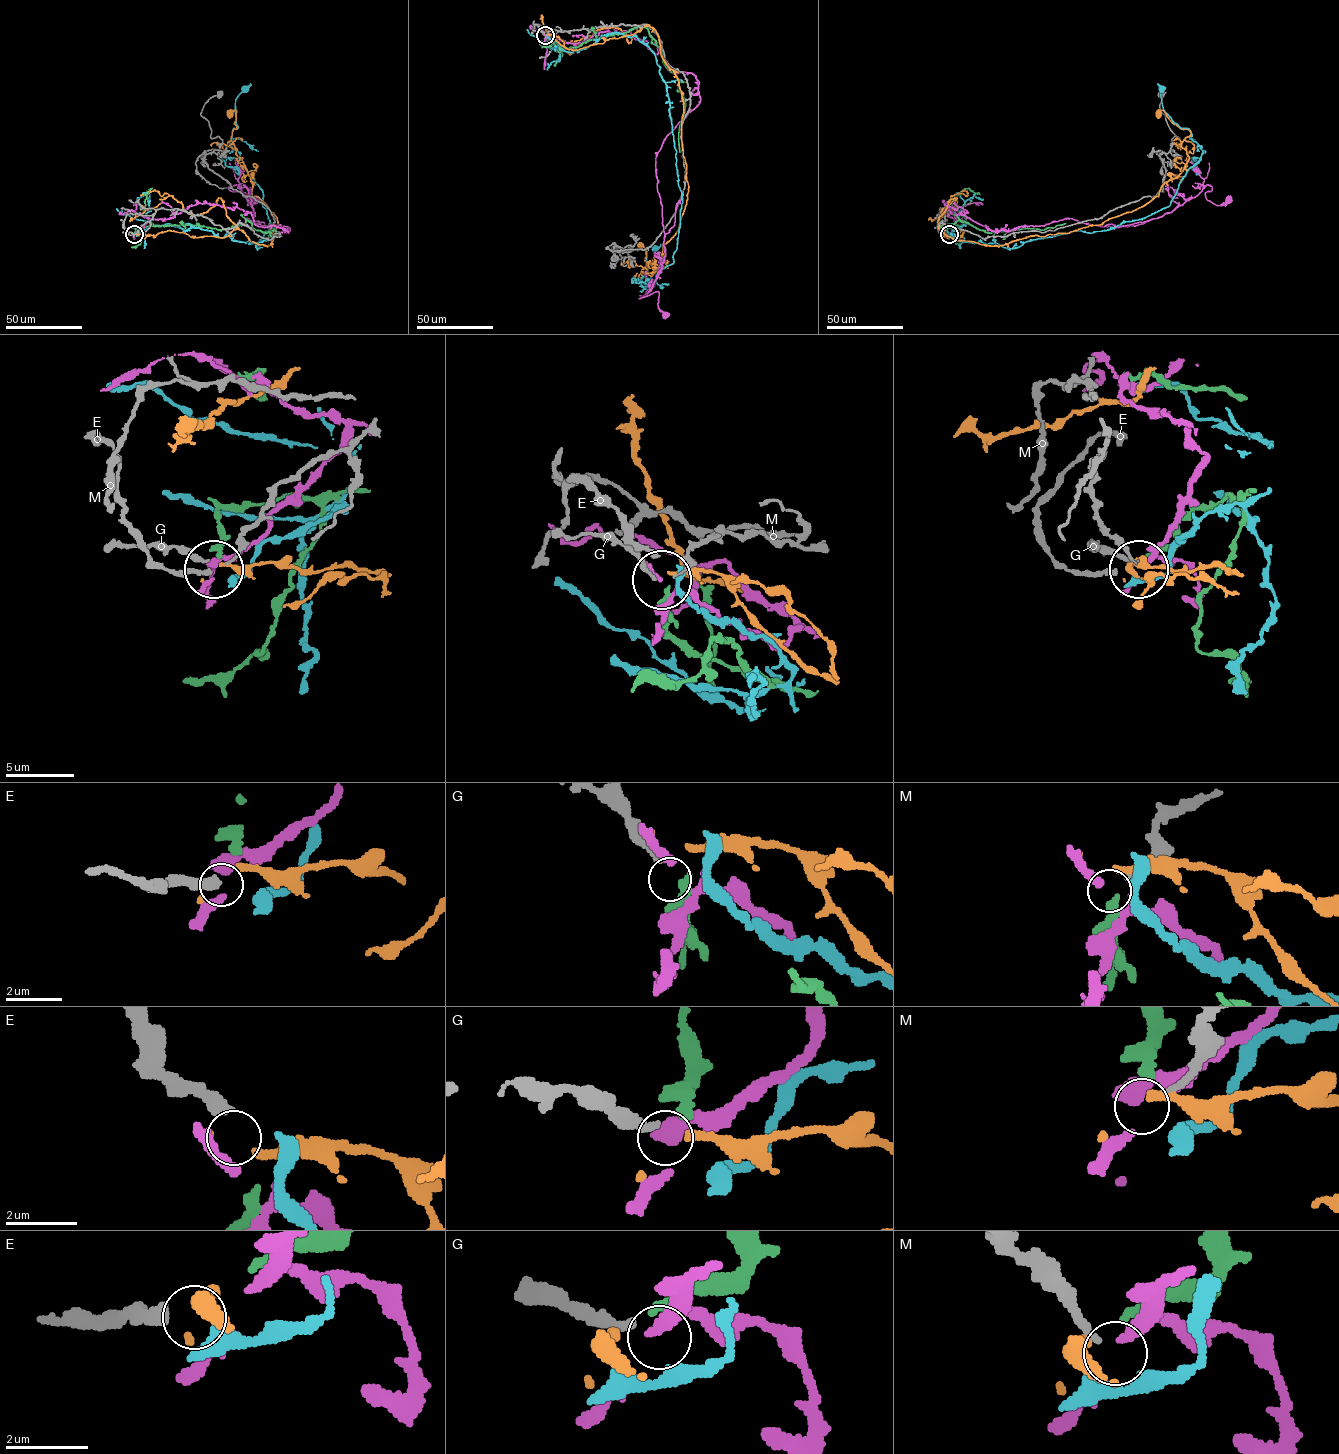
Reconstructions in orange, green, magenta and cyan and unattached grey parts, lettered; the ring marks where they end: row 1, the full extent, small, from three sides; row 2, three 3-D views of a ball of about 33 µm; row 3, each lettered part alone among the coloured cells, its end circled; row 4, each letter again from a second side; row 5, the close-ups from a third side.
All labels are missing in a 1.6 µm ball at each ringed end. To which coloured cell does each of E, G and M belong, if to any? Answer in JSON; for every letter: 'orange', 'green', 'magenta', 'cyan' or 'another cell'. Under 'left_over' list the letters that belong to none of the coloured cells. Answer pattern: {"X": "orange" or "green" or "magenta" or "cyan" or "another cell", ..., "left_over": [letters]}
{"E": "another cell", "G": "another cell", "M": "another cell", "left_over": ["E", "G", "M"]}

